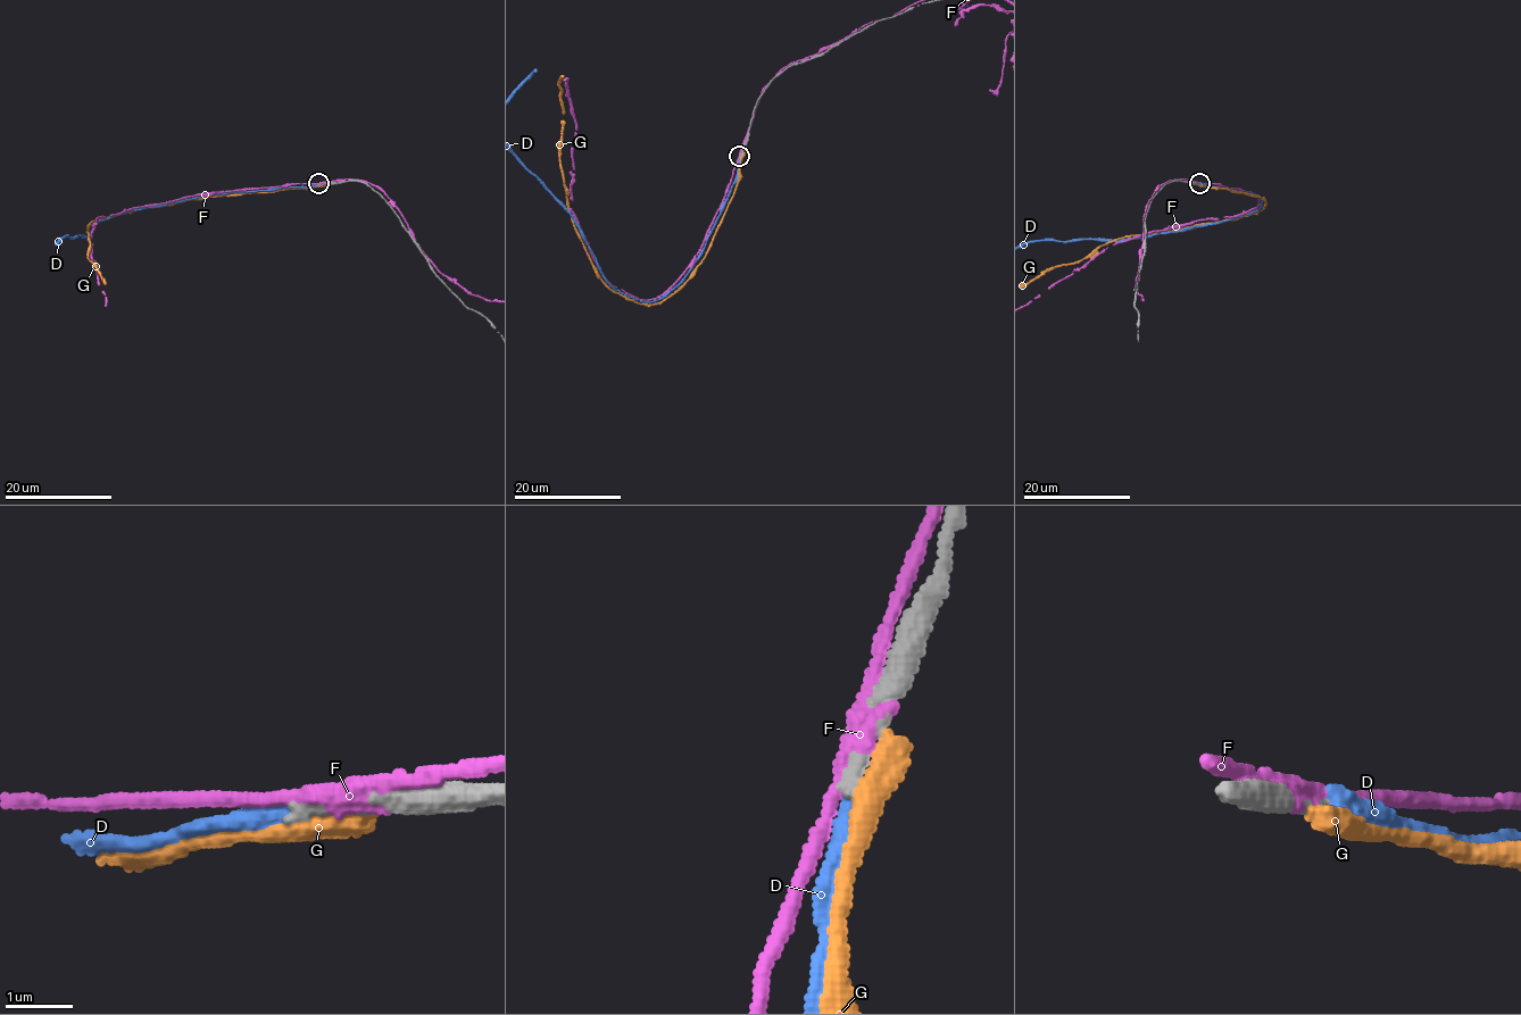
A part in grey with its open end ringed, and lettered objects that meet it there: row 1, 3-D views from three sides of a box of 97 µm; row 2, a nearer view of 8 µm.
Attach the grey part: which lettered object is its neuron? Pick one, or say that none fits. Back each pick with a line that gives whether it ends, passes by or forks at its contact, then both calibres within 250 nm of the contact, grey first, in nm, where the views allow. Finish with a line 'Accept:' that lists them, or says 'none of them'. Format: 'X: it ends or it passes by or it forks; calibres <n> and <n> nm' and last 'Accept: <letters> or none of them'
Accept: none of them

